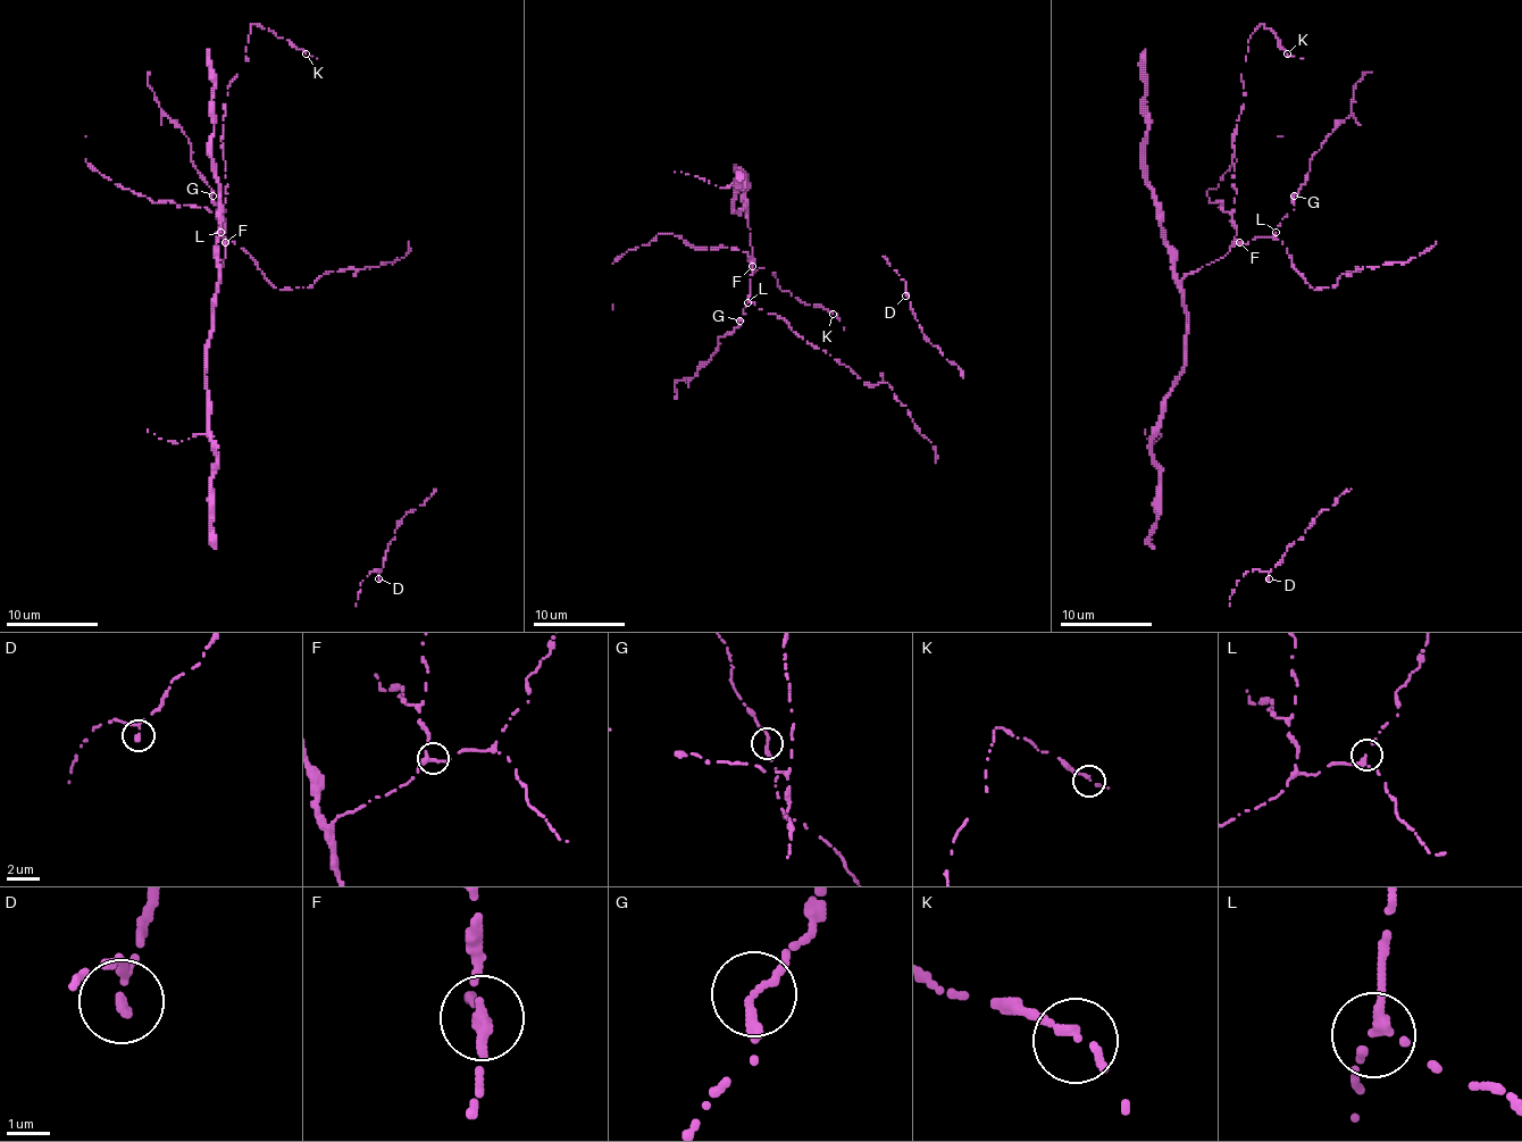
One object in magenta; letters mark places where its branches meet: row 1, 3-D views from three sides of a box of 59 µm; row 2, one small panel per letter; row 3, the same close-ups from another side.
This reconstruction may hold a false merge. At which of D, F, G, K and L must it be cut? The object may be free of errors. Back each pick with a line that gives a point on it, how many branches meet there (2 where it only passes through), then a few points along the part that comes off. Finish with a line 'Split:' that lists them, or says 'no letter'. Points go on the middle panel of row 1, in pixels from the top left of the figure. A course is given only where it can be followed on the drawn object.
Split: no letter

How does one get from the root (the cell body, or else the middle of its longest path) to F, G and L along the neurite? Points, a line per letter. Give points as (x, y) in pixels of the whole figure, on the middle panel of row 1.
F: (734, 197), (732, 208), (736, 213), (745, 208), (747, 215), (752, 266)
G: (734, 197), (732, 208), (736, 213), (745, 208), (752, 248), (750, 300), (743, 309), (743, 321), (738, 321)
L: (734, 197), (732, 208), (736, 213), (745, 208), (750, 228), (752, 273), (747, 302)

